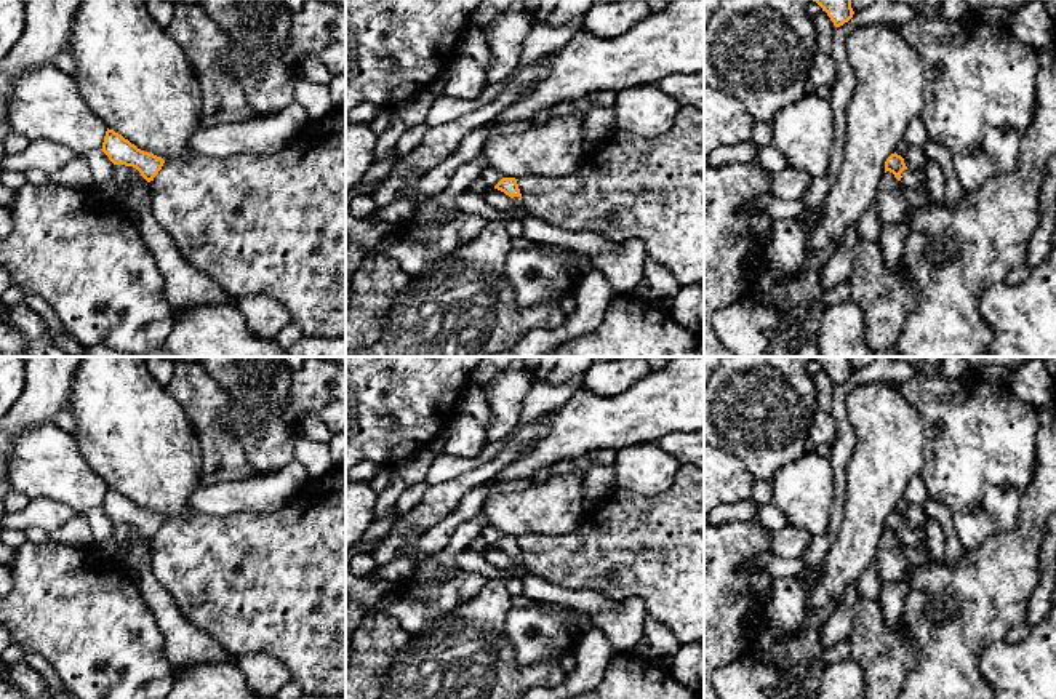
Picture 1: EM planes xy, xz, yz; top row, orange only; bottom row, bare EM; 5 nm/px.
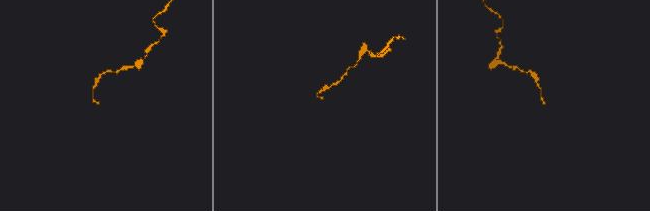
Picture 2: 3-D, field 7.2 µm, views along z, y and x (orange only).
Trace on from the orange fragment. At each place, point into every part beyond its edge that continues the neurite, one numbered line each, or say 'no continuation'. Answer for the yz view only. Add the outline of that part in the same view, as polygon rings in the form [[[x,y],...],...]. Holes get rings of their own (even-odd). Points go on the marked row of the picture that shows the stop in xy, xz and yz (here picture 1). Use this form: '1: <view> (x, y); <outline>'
1: yz (914, 179); [[[904,170],[901,173],[901,182],[909,189],[926,187],[926,176],[923,171]]]

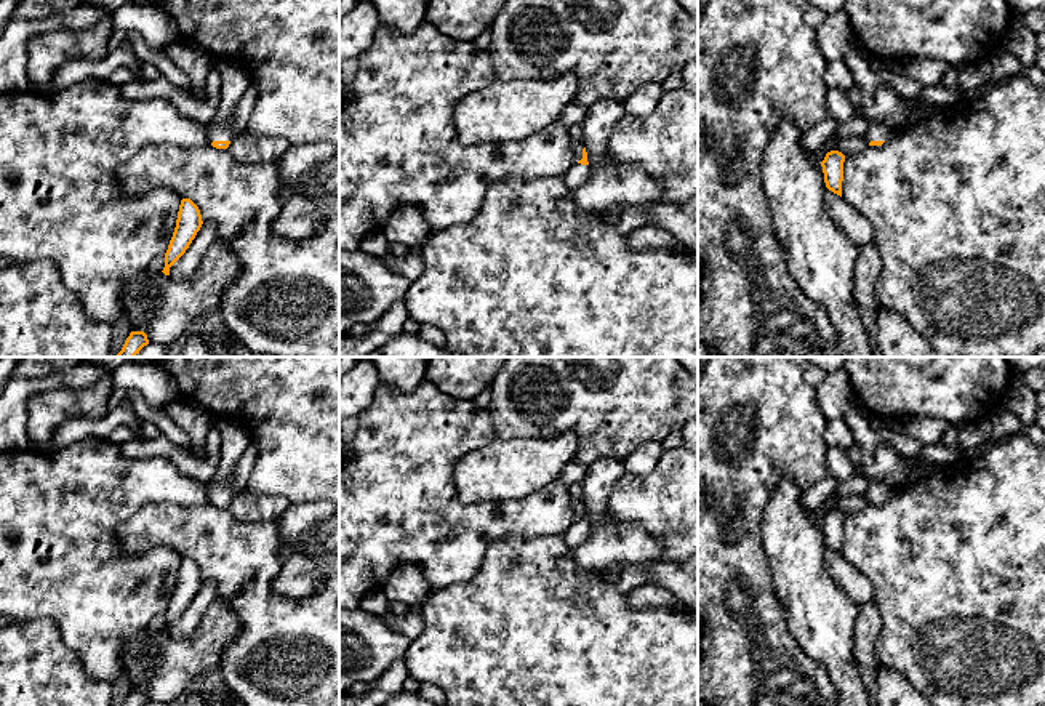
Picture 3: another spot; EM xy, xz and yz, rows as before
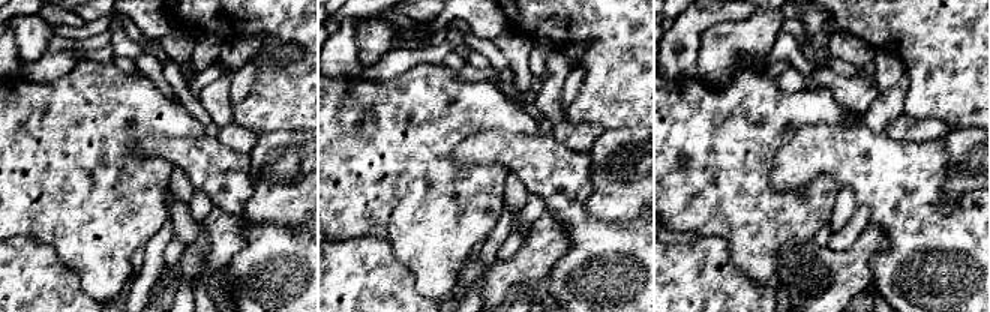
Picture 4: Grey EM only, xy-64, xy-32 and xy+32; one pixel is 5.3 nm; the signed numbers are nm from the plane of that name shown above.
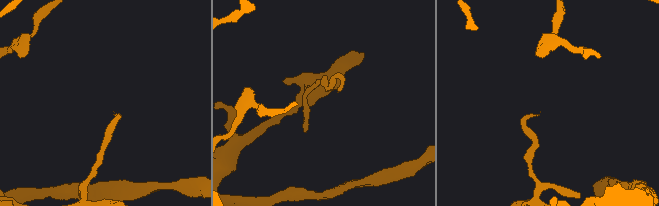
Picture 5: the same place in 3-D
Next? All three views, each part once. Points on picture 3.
1: xy (216, 130); [[[251,83],[237,102],[230,122],[211,122],[206,126],[210,141],[232,141],[237,131],[243,131],[256,106],[258,88]]]

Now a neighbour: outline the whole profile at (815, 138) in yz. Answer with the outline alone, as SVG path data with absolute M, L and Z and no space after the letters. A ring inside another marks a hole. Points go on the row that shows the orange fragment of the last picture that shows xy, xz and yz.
M827 117L821 123L803 133L803 149L808 154L818 154L818 150L826 144L826 141L839 130L840 123Z

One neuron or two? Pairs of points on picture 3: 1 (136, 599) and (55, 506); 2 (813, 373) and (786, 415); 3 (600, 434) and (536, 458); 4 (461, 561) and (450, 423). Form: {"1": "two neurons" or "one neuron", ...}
{"1": "one neuron", "2": "two neurons", "3": "two neurons", "4": "one neuron"}

